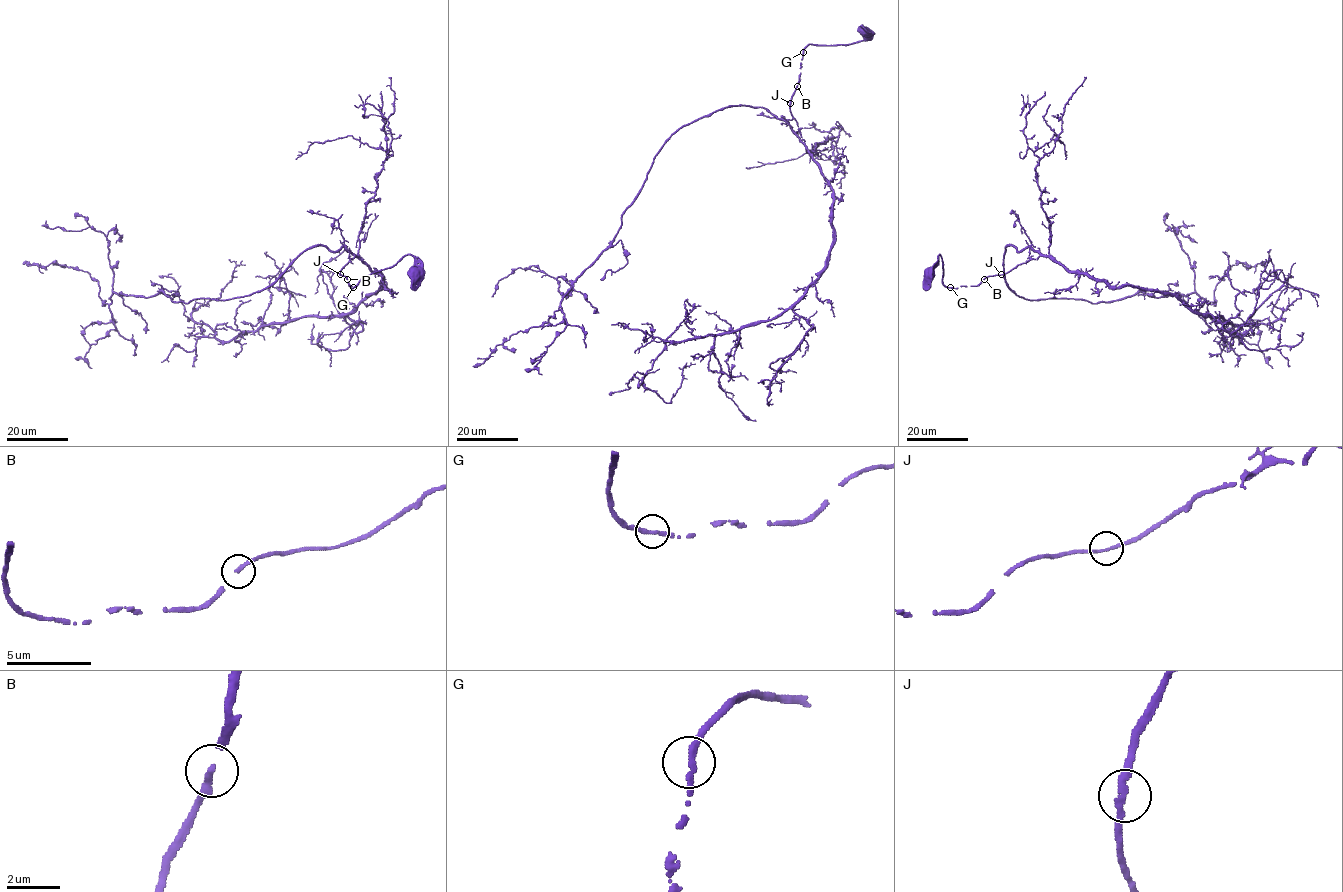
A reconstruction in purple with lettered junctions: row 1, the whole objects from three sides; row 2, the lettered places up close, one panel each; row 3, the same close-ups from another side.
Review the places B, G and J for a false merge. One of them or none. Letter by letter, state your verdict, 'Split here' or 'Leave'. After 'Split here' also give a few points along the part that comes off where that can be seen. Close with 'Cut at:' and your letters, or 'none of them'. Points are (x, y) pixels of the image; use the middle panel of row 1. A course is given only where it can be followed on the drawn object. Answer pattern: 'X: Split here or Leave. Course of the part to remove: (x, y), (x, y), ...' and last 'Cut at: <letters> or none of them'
B: Leave
G: Leave
J: Leave
Cut at: none of them

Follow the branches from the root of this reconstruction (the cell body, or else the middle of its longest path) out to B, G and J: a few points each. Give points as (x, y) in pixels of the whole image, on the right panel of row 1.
B: (929, 273), (938, 263), (940, 254), (942, 282), (946, 286), (977, 286), (984, 279)
G: (929, 273), (938, 263), (940, 254), (942, 282), (950, 287)
J: (929, 273), (938, 263), (940, 254), (942, 282), (948, 287), (977, 286), (988, 276), (1002, 274)

